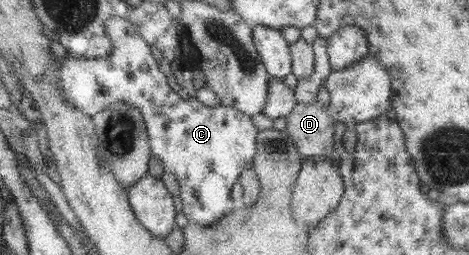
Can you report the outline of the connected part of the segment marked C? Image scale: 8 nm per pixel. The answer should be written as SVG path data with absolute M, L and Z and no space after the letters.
M110 17L106 21L106 30L114 43L114 52L108 58L92 57L91 59L70 57L68 54L66 60L58 62L60 75L53 83L61 87L64 98L72 106L91 117L117 102L125 102L138 109L145 118L154 155L162 161L164 171L171 172L179 181L179 195L182 199L184 215L189 221L193 220L201 225L217 224L222 217L234 212L238 206L232 198L232 189L240 181L241 174L247 168L254 167L260 131L255 127L251 116L240 109L223 104L208 107L195 97L185 100L179 93L175 93L167 83L167 75L159 69L157 59L151 54L151 45L145 41L132 21L125 17Z

